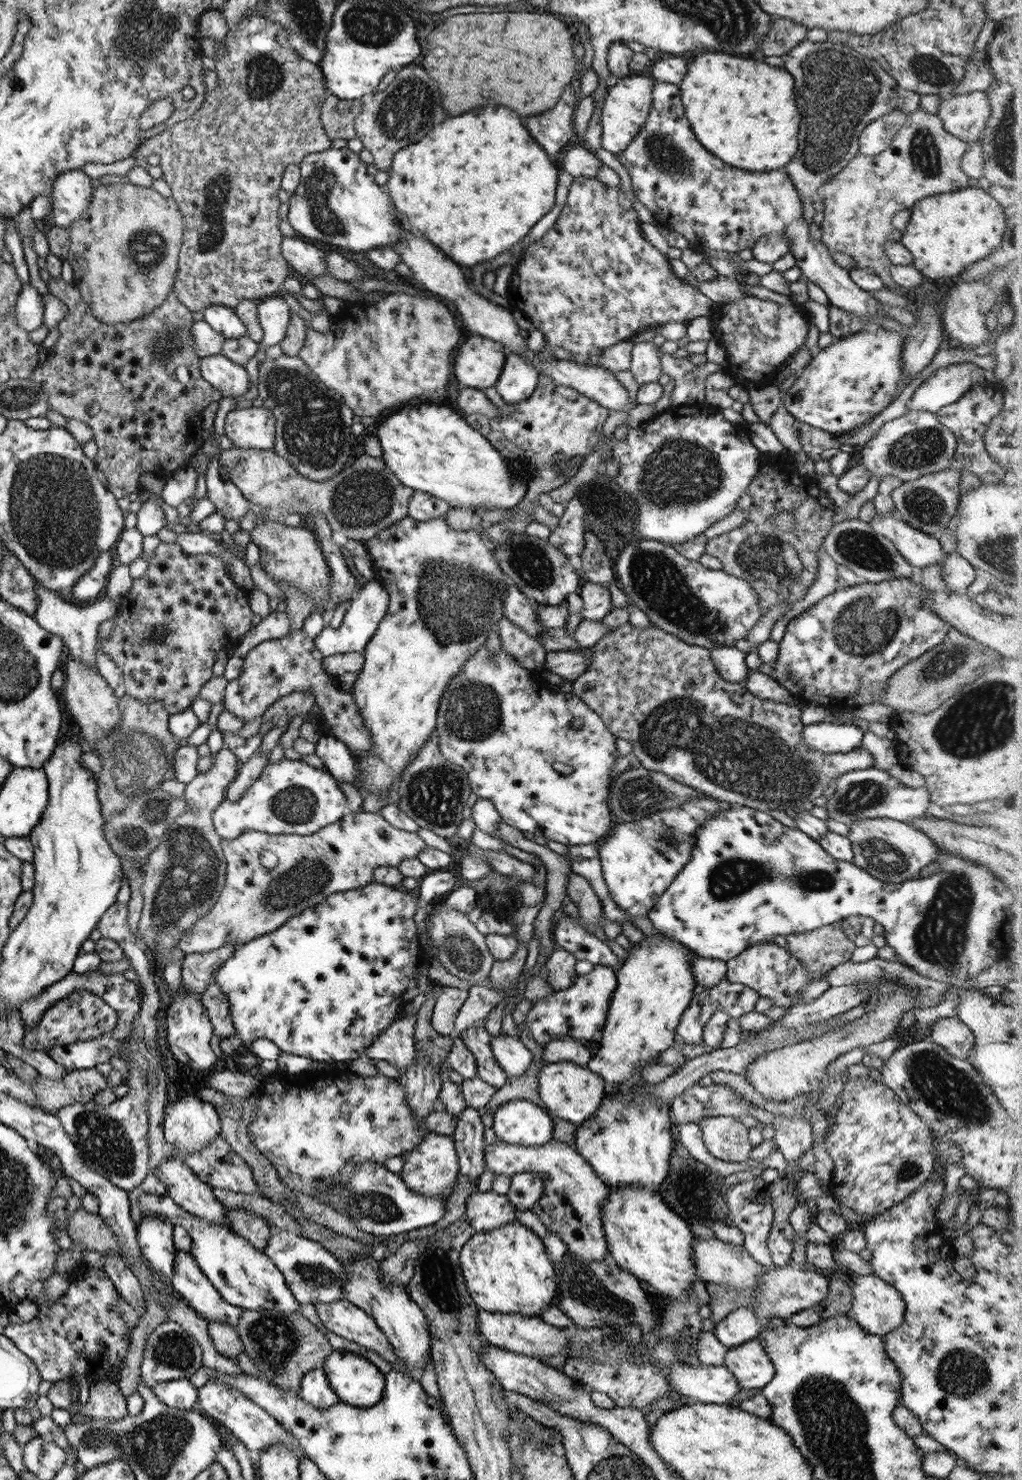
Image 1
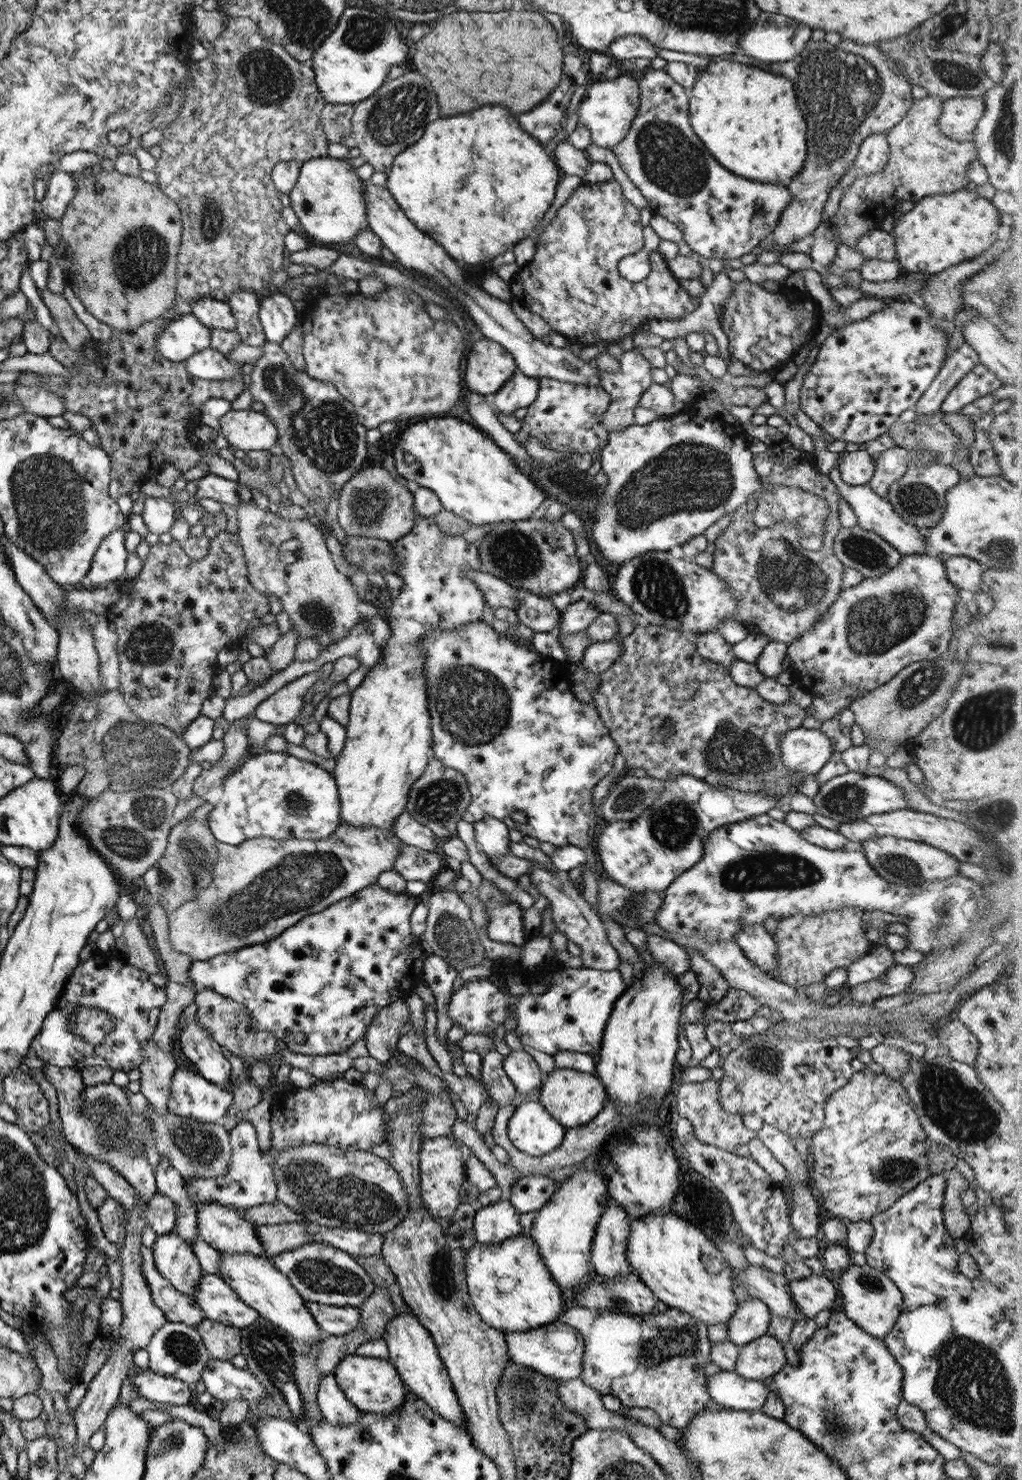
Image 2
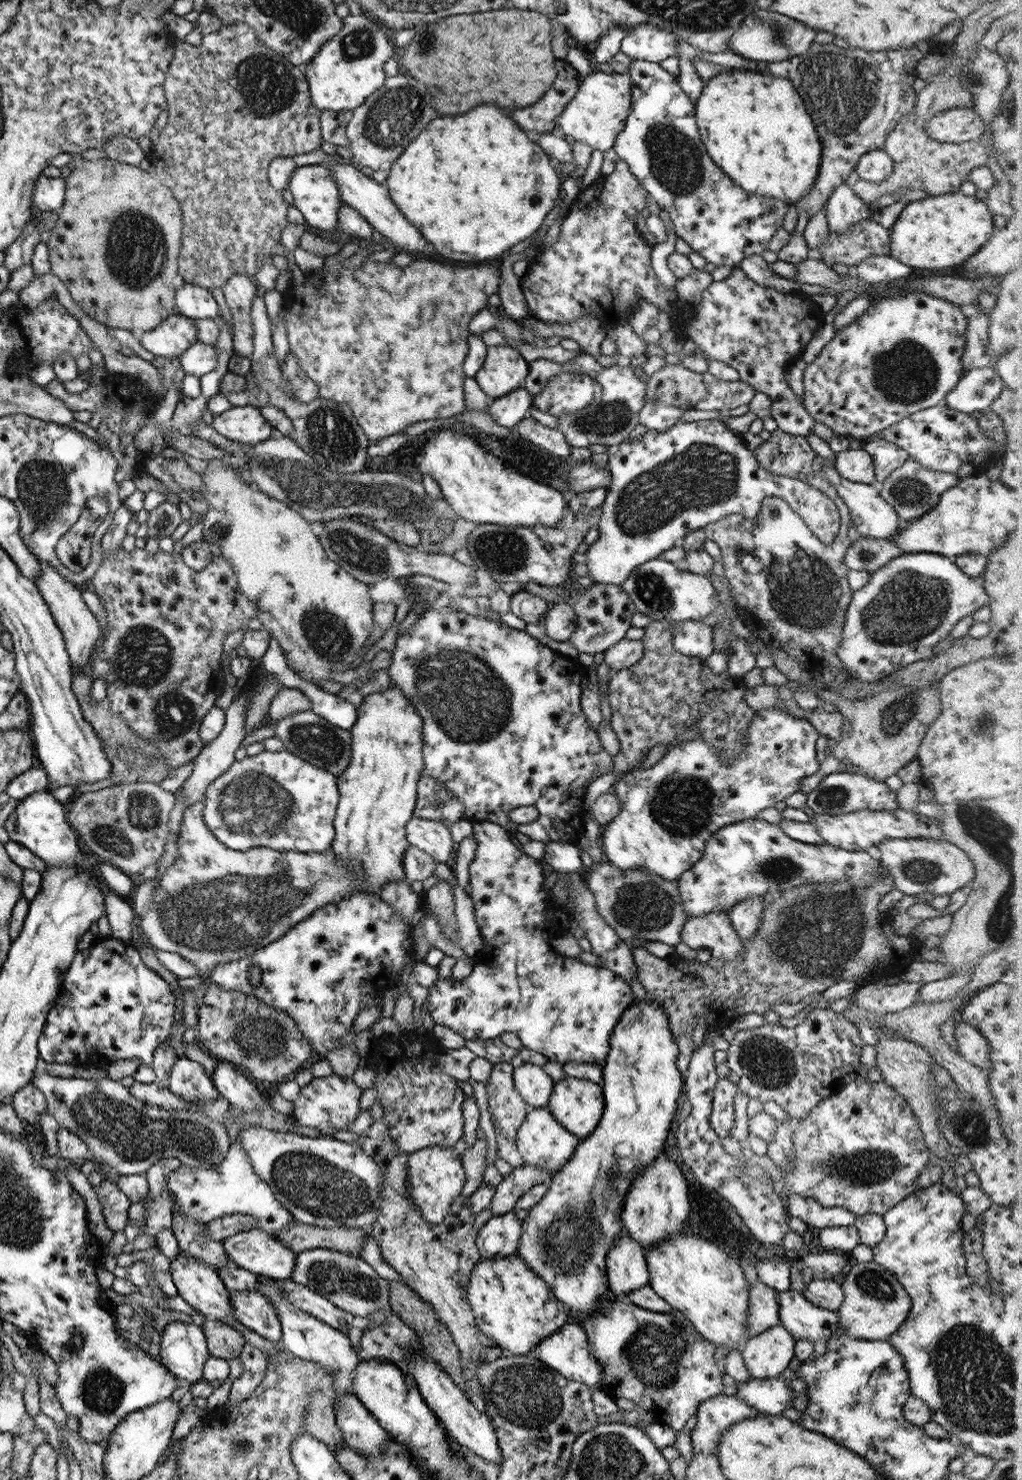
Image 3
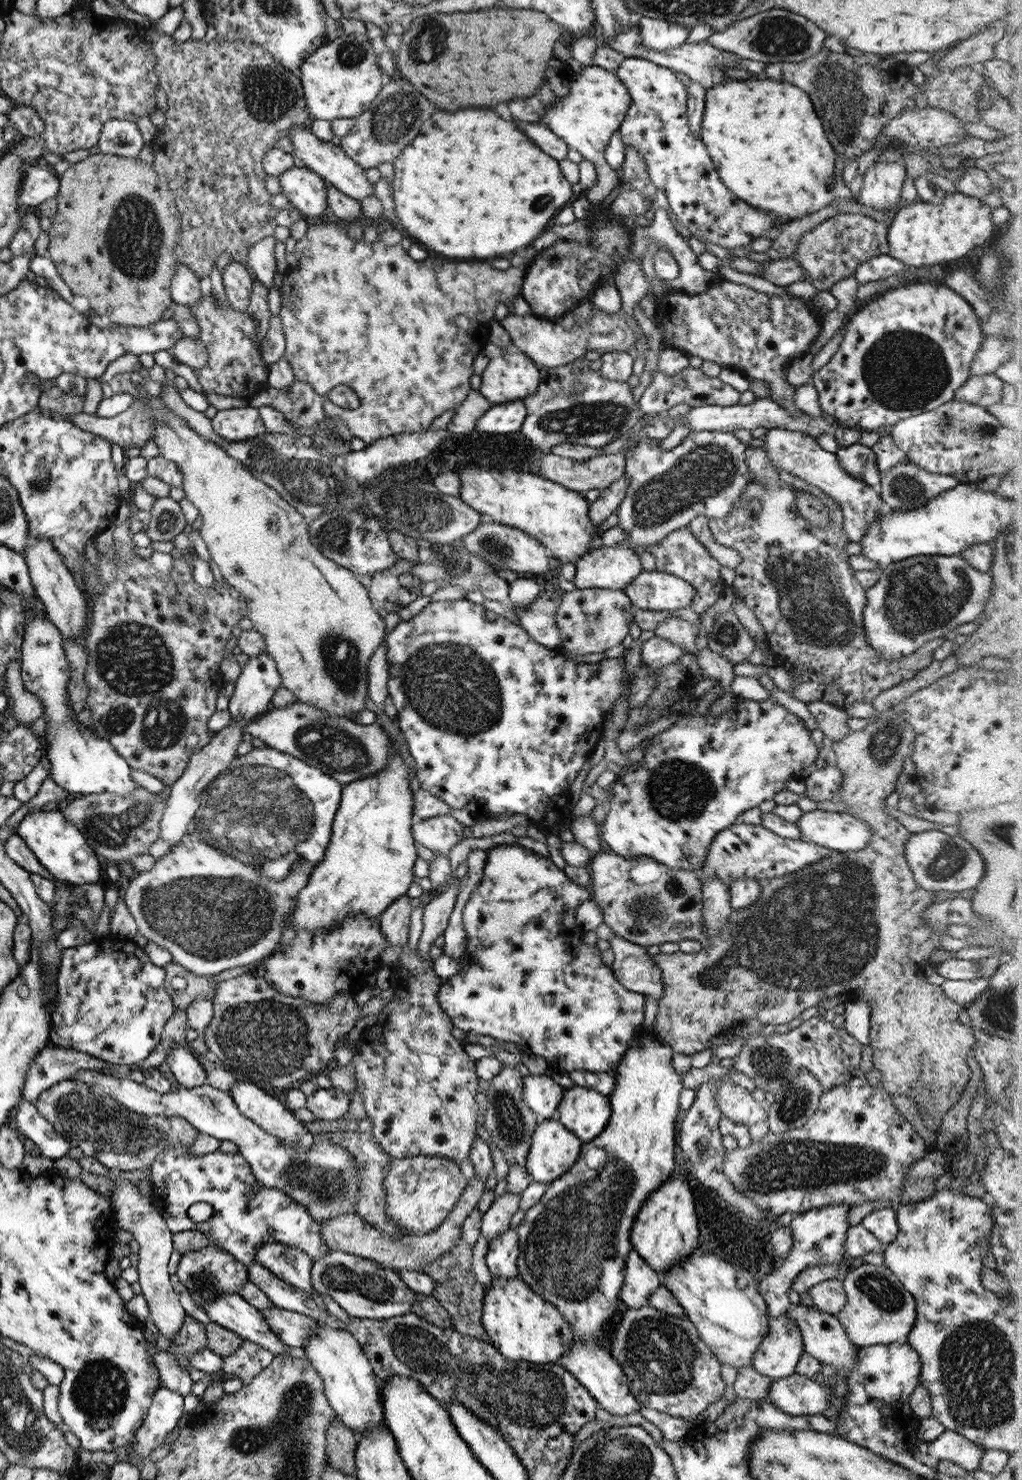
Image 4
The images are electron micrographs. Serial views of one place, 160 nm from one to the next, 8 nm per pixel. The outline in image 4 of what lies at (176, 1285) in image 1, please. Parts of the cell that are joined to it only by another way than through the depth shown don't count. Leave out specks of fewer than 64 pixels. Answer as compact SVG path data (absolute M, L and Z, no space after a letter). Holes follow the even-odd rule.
M279 1307L259 1310L270 1331L287 1347L302 1347L321 1321Z

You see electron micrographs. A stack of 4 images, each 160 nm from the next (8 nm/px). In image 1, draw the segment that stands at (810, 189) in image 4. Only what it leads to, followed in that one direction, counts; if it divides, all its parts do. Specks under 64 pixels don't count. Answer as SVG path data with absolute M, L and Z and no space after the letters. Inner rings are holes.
M704 52L687 63L685 76L678 82L685 119L694 138L712 156L728 166L747 172L783 169L797 150L799 112L793 102L793 78L757 60L743 60L729 54Z

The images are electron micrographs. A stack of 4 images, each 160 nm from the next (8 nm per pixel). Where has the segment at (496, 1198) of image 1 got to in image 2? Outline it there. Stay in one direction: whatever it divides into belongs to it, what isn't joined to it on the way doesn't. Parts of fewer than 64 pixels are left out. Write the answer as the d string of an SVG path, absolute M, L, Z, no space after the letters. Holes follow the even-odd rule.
M500 1198L493 1204L477 1206L473 1220L477 1243L498 1243L523 1233L519 1225L520 1213L513 1209L508 1199Z

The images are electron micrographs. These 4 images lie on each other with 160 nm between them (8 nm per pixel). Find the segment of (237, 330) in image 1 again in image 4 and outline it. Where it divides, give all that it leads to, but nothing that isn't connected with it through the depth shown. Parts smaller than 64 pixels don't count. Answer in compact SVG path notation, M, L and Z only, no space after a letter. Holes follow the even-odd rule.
M177 263L171 277L170 297L173 303L182 304L191 310L202 297L198 277L189 268Z

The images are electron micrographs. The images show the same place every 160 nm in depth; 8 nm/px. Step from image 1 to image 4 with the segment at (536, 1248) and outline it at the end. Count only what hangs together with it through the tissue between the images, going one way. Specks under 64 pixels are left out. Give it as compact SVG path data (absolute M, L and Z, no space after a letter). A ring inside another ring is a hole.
M491 1277L488 1286L484 1287L481 1301L480 1323L485 1334L490 1339L490 1345L503 1356L507 1362L525 1361L529 1364L549 1366L559 1365L561 1356L565 1356L573 1339L572 1332L566 1318L539 1294L534 1293L521 1277Z

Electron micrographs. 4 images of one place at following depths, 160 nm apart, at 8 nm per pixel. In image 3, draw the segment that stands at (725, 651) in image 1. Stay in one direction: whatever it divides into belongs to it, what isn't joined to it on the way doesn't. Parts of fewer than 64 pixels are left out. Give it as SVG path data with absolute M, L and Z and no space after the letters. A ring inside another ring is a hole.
M693 620L672 624L671 644L679 654L705 659L713 651L711 630L711 627Z

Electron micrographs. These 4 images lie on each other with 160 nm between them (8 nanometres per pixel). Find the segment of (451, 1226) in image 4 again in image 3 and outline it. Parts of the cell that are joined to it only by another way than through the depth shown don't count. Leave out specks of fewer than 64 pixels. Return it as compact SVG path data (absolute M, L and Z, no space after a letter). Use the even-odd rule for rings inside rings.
M476 1140L473 1148L466 1148L462 1159L465 1182L461 1187L460 1194L470 1197L475 1189L483 1182L483 1171L486 1169L487 1142ZM293 1222L274 1234L274 1238L293 1252L313 1249L335 1249L359 1256L369 1231L355 1227L318 1228Z

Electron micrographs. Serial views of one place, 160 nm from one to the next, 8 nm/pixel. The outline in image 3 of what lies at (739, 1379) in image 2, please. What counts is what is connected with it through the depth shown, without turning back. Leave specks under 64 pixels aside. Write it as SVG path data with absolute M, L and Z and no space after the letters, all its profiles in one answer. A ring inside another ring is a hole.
M779 1376L768 1379L749 1379L736 1386L734 1395L760 1414L779 1415L784 1408L791 1407L791 1400L793 1400L793 1395L787 1387L788 1381Z

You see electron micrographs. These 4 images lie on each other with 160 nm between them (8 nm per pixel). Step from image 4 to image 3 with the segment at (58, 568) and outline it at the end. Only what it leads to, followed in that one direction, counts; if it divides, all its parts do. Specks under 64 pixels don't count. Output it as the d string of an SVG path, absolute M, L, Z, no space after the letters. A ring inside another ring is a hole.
M39 562L40 572L34 580L39 595L48 607L53 621L61 632L64 648L69 656L69 663L73 670L87 673L89 660L96 642L100 640L100 627L89 608L85 605L81 593L74 584L67 582L52 566Z

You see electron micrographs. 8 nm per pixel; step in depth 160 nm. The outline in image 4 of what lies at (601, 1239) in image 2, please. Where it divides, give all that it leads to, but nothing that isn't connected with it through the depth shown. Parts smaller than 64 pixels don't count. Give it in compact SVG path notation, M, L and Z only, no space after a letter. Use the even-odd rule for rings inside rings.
M635 1251L626 1254L623 1284L618 1297L625 1306L638 1309L647 1304L647 1297L661 1284L661 1277Z

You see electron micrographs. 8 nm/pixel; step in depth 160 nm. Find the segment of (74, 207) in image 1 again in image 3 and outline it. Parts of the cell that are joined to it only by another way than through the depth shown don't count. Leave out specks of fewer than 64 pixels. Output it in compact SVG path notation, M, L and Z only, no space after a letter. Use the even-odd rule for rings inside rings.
M41 173L33 186L31 203L41 211L58 212L62 207L64 195L65 183L63 178L47 178Z

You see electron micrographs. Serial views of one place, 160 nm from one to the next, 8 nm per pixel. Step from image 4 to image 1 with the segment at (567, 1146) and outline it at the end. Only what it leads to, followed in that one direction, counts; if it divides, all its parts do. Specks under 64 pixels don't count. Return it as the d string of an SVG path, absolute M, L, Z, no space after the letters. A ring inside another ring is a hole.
M522 1099L509 1100L493 1112L493 1132L501 1142L543 1146L552 1139L552 1120L542 1106Z

